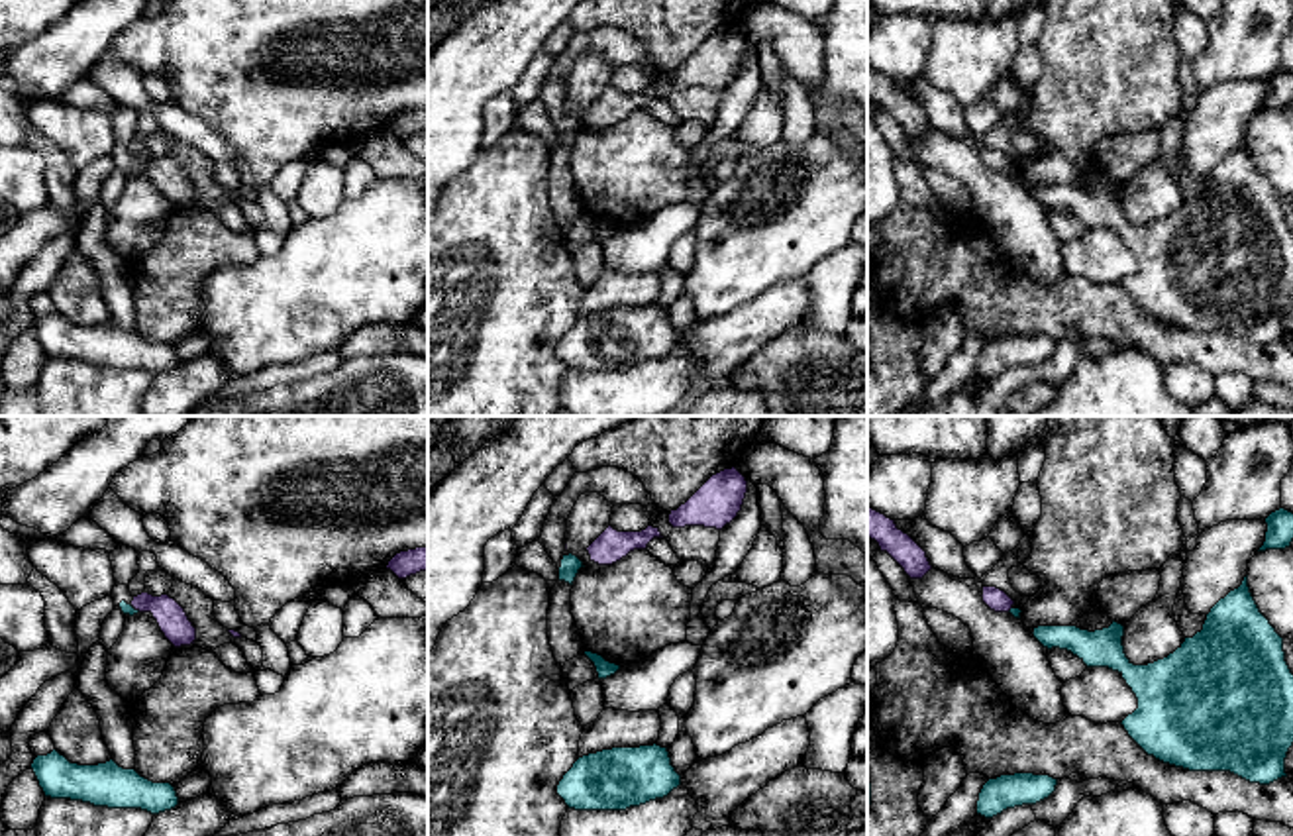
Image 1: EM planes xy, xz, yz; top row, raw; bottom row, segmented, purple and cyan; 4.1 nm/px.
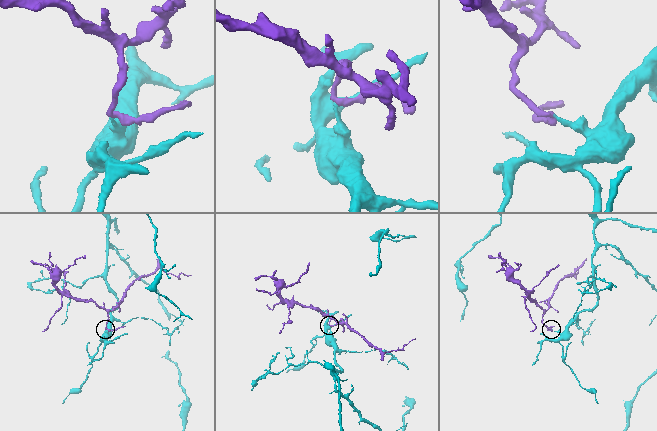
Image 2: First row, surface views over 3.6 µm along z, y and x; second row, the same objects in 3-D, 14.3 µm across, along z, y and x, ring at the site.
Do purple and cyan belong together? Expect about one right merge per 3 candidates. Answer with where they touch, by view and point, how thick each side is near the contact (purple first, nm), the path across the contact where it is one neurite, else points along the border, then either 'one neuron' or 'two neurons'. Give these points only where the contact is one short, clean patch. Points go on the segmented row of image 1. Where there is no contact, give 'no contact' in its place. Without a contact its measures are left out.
contact xy (136, 609); calibres 120 and 50 nm; border xy (130, 605), (140, 611); two neurons

